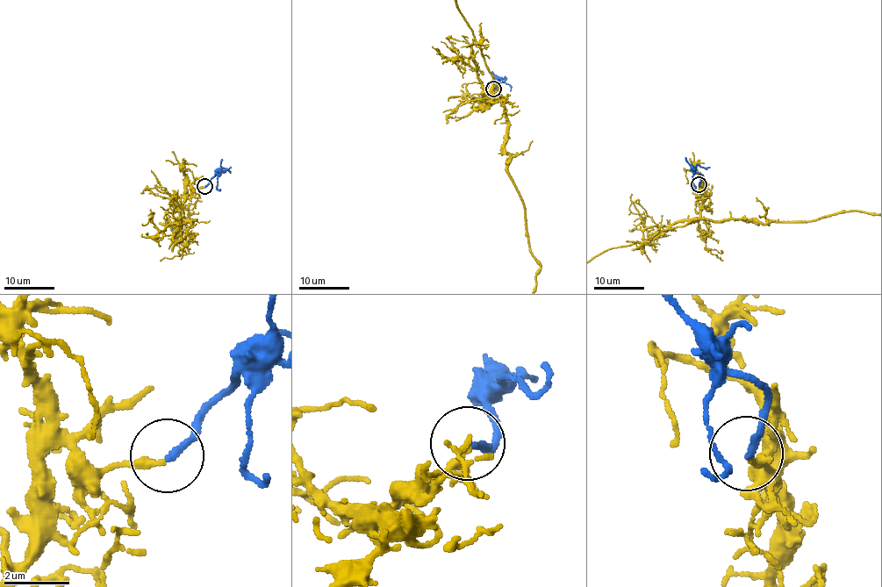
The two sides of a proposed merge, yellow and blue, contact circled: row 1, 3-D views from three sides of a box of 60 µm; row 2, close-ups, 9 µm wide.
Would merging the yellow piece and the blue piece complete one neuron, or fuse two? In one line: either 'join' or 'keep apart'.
keep apart

